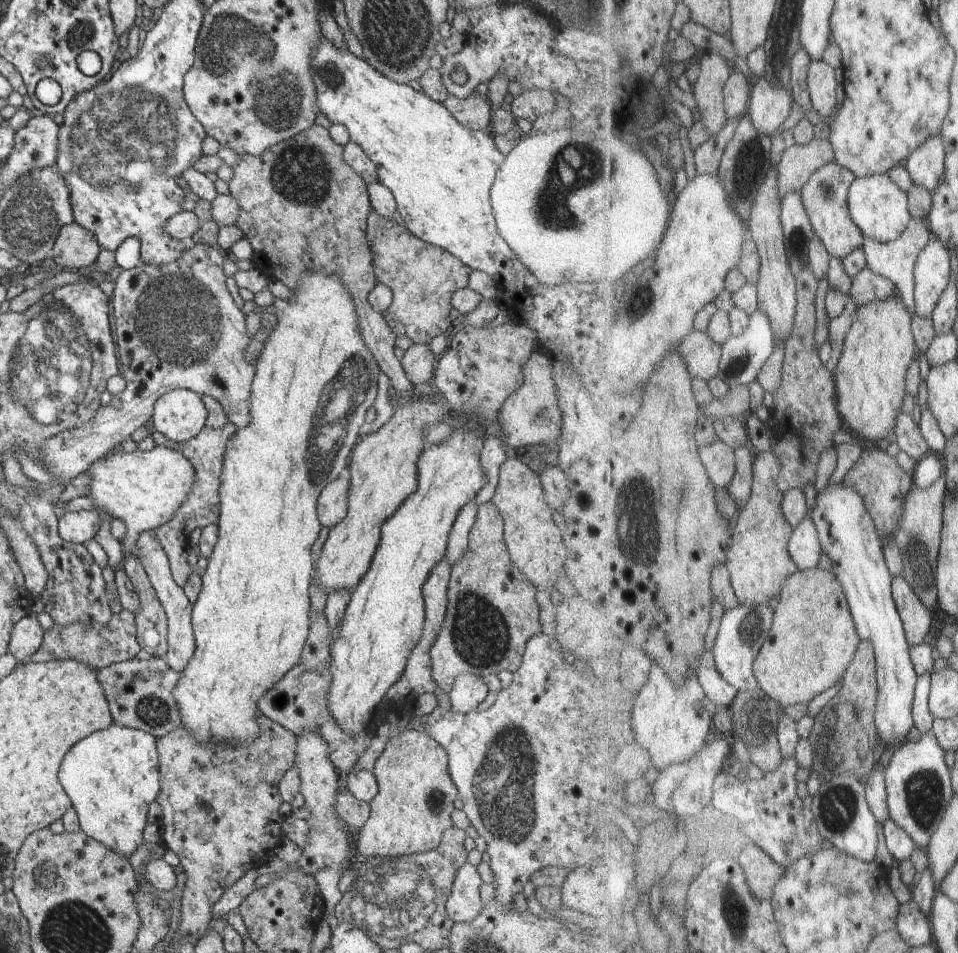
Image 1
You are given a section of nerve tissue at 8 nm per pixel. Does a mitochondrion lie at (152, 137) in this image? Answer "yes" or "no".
yes

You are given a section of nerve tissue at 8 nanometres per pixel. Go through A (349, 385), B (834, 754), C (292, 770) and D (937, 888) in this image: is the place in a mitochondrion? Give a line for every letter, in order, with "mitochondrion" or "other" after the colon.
A: mitochondrion
B: mitochondrion
C: other
D: other

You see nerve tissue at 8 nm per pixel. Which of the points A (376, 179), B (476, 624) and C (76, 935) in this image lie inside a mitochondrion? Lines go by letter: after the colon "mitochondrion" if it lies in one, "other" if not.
A: other
B: mitochondrion
C: mitochondrion

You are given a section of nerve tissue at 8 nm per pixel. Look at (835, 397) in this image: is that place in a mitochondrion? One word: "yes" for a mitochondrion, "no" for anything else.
no

